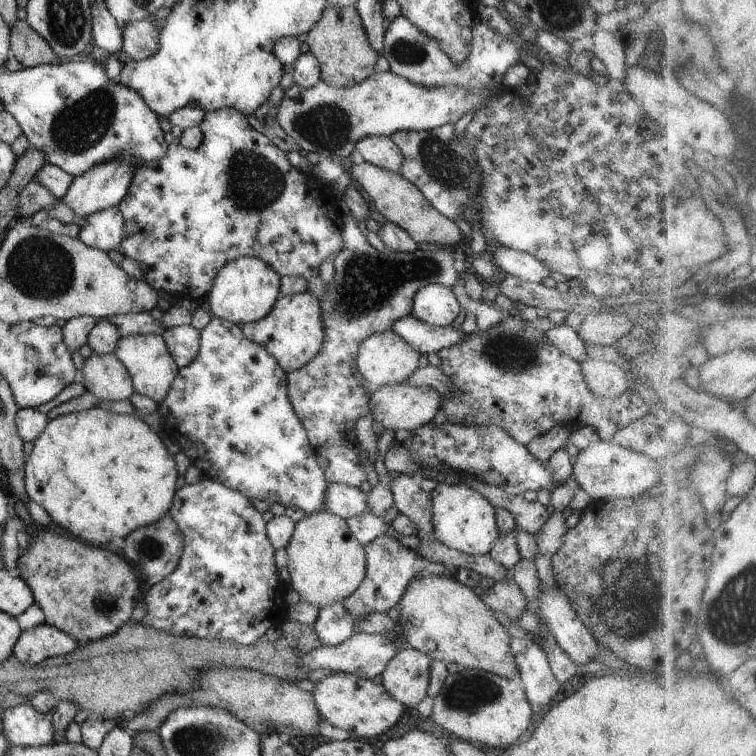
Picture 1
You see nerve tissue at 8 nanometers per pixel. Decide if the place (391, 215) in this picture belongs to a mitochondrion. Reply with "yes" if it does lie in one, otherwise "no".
no

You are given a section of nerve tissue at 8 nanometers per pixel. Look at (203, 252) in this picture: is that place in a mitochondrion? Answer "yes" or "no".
no

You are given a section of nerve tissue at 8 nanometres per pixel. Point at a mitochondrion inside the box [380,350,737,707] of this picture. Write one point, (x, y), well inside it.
(627, 595)

